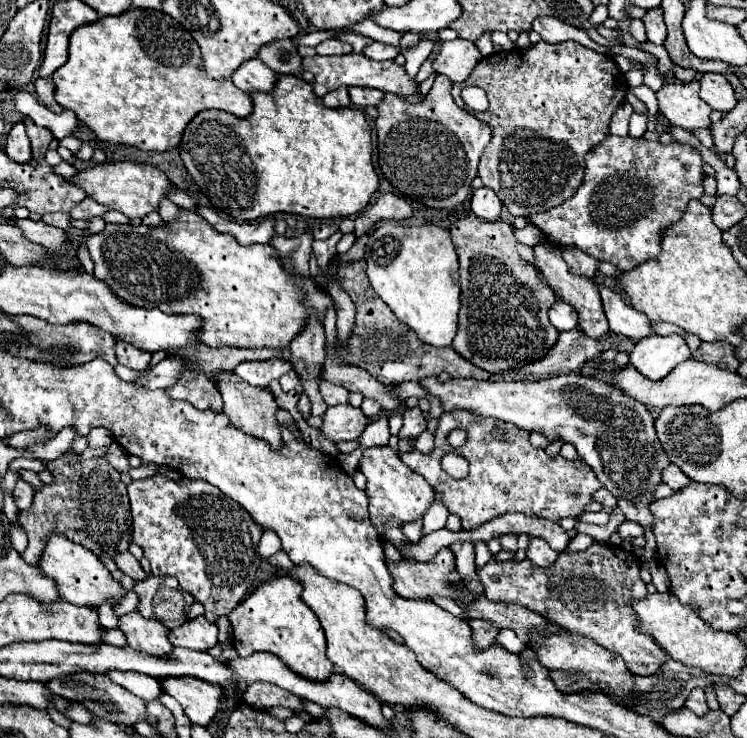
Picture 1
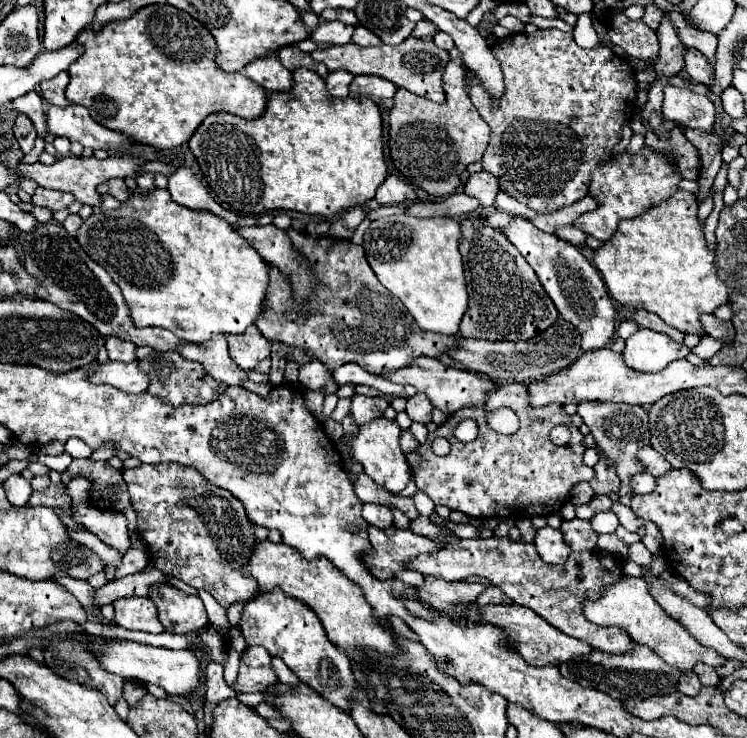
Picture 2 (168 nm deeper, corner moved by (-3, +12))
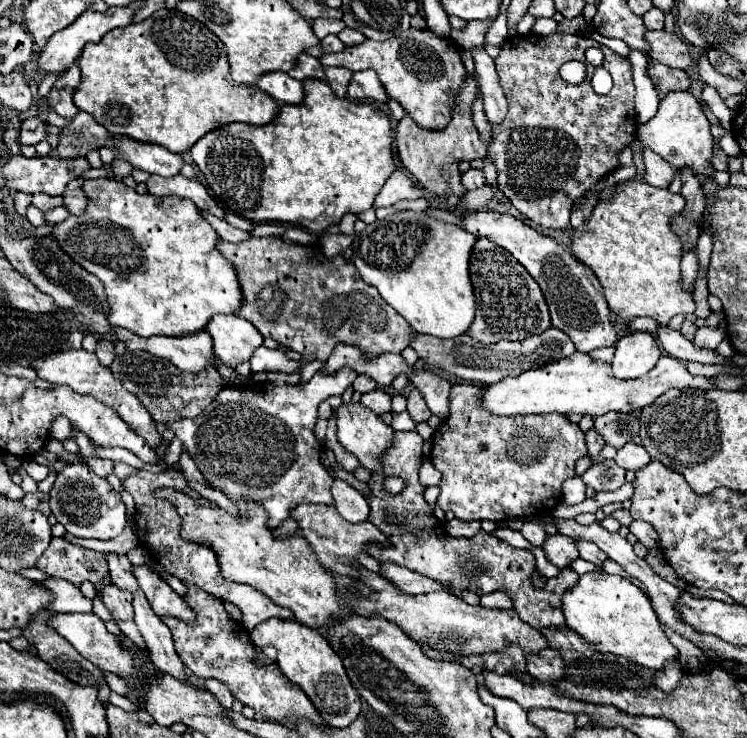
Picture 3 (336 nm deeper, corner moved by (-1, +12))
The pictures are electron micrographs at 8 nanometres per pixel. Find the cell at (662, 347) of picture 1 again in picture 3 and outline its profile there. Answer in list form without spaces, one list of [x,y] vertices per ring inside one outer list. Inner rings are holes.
[[[650,332],[626,334],[616,342],[612,374],[616,378],[638,378],[650,372],[660,356],[660,344]]]

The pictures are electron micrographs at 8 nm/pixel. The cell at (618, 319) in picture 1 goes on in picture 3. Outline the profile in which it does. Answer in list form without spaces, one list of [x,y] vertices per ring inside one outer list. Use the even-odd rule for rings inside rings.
[[[658,324],[658,340],[662,344],[662,348],[666,350],[666,354],[684,360],[684,362],[700,362],[700,364],[728,364],[730,360],[722,360],[716,356],[716,352],[712,350],[700,350],[696,348],[686,336],[682,336],[680,332]]]

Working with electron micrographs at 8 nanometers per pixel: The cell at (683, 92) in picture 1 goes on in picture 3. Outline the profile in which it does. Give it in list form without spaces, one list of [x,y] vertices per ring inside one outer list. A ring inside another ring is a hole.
[[[670,92],[660,100],[658,112],[646,124],[638,126],[638,140],[668,160],[674,168],[692,168],[696,174],[708,174],[708,158],[712,154],[710,122],[702,112],[700,102],[690,92]]]

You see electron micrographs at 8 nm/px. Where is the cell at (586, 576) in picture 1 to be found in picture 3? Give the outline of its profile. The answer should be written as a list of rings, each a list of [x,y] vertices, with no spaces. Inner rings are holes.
[[[396,432],[392,448],[382,456],[384,474],[372,474],[372,480],[368,488],[372,490],[372,498],[368,498],[370,504],[370,522],[374,522],[392,542],[392,548],[380,548],[372,546],[368,550],[370,556],[382,562],[392,562],[398,566],[406,566],[410,570],[416,570],[428,578],[440,580],[450,584],[454,594],[460,594],[460,590],[470,588],[474,592],[488,594],[494,590],[502,590],[510,594],[514,602],[514,610],[518,616],[528,622],[530,626],[544,630],[544,628],[566,628],[566,618],[562,616],[562,596],[566,590],[574,588],[578,582],[578,574],[572,568],[562,568],[558,576],[546,578],[546,584],[542,588],[536,588],[532,584],[532,574],[536,572],[536,560],[530,550],[514,548],[506,544],[504,540],[494,538],[492,534],[480,530],[472,538],[452,538],[444,532],[442,524],[432,514],[430,506],[424,500],[424,486],[418,482],[418,470],[422,464],[422,436],[412,432]],[[386,476],[400,476],[408,484],[406,488],[392,496],[382,488],[382,482]]]

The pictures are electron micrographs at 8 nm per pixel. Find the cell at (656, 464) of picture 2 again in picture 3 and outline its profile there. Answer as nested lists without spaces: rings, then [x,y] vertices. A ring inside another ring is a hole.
[[[628,442],[624,444],[624,448],[618,450],[618,456],[614,458],[614,462],[618,466],[622,466],[624,470],[632,470],[632,472],[638,472],[638,468],[644,468],[646,464],[650,464],[650,454],[646,452],[644,446],[638,446],[634,442]]]

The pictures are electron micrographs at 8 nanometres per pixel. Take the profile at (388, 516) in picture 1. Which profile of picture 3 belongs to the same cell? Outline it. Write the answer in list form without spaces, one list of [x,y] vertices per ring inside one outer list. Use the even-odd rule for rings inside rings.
[[[360,402],[342,404],[338,408],[338,440],[340,440],[342,448],[348,450],[350,454],[354,454],[366,470],[370,470],[370,472],[382,470],[382,456],[392,446],[392,438],[394,438],[394,428],[384,424],[378,414],[370,412]]]

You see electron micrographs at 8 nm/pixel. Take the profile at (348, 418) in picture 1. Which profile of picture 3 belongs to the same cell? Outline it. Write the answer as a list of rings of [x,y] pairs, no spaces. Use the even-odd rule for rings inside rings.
[[[372,390],[368,394],[362,394],[360,402],[378,416],[382,416],[384,412],[390,412],[390,394],[386,394],[384,390]]]

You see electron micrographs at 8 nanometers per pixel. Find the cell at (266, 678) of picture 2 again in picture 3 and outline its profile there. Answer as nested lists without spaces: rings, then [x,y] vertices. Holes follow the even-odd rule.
[[[206,680],[206,686],[204,686],[206,690],[210,690],[216,698],[218,698],[218,702],[222,704],[222,706],[226,706],[226,708],[232,708],[232,704],[234,704],[234,694],[224,686],[224,684],[220,684],[220,680]]]

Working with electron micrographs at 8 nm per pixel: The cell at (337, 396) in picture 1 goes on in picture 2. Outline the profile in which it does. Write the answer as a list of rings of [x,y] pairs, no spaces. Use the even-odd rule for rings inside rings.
[[[312,360],[312,362],[304,364],[304,366],[300,366],[298,372],[300,372],[298,374],[300,382],[308,390],[320,390],[320,388],[324,388],[324,394],[334,394],[338,390],[338,386],[332,380],[332,374],[318,360]]]

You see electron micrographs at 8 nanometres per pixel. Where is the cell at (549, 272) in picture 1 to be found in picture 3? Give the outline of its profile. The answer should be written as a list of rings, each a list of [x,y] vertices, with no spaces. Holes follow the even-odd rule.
[[[478,210],[466,214],[464,230],[472,232],[474,236],[490,238],[492,242],[508,250],[532,274],[532,278],[540,284],[544,292],[552,316],[552,326],[566,332],[574,340],[578,352],[592,352],[594,348],[614,346],[618,336],[610,322],[610,308],[606,304],[602,284],[586,264],[566,252],[554,238],[536,232],[508,212],[496,210]]]

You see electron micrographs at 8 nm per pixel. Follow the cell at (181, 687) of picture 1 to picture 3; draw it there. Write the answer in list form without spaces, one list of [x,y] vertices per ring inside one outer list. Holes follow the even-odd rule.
[[[58,614],[54,618],[50,618],[50,624],[92,664],[96,664],[100,670],[104,672],[112,672],[124,678],[138,678],[140,676],[140,668],[136,666],[134,658],[138,656],[136,648],[126,648],[122,644],[122,640],[114,634],[110,634],[104,626],[104,622],[96,616],[96,614]]]

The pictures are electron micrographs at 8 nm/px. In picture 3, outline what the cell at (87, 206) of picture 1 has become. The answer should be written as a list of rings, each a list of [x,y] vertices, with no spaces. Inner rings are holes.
[[[58,206],[58,208],[50,210],[50,212],[46,212],[46,220],[52,222],[52,224],[60,224],[60,222],[66,220],[68,216],[70,216],[70,212],[68,212],[68,208],[64,208],[64,206]]]

